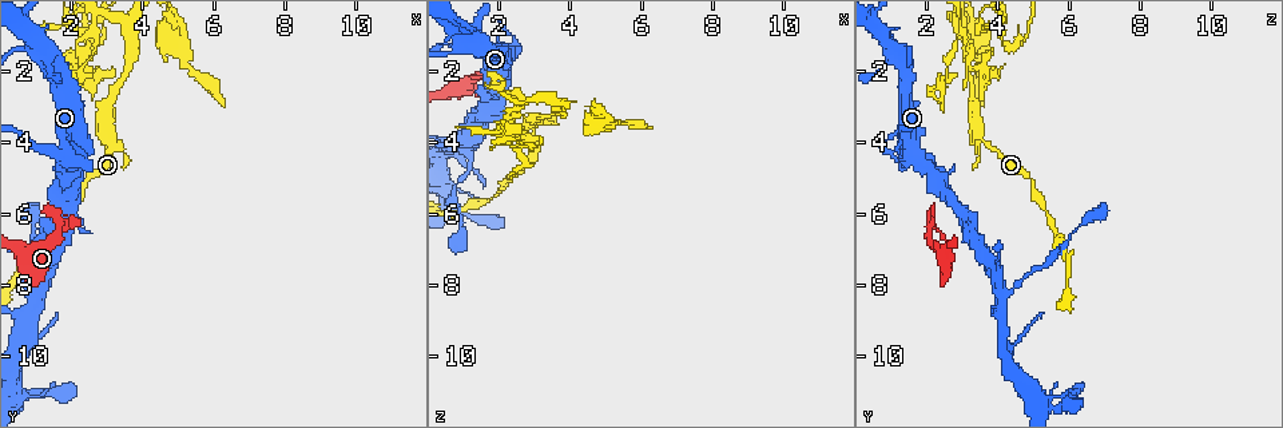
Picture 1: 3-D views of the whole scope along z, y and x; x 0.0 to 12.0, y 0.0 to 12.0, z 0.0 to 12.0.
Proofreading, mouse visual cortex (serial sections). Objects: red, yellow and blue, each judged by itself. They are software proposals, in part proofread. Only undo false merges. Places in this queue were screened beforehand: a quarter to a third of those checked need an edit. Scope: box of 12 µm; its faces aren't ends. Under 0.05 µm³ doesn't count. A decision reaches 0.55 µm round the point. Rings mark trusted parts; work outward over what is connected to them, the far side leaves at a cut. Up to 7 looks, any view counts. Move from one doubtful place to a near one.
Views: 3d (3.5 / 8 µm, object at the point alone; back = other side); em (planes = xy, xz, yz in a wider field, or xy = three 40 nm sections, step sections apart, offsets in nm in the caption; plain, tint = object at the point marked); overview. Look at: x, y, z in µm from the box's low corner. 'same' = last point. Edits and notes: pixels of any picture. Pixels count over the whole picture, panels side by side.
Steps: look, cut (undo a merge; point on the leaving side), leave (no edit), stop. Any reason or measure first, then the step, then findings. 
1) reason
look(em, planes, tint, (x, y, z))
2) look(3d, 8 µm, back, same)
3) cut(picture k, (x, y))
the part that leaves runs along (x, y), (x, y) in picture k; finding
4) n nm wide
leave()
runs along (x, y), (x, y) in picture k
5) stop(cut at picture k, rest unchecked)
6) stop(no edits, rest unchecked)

abrupt turn
look(3d, 3.5 µm, (1.7, 6.5, 2.1))

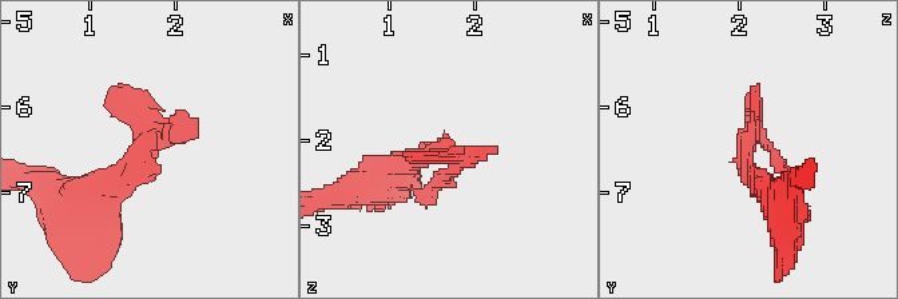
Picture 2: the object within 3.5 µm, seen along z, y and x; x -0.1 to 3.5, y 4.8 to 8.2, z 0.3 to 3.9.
look(em, xy, step 1, tint, (1.70, 6.45, 2.10))

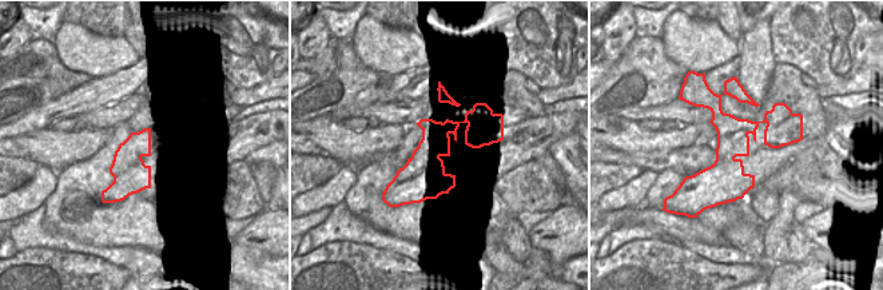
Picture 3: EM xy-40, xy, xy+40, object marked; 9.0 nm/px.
another direction
look(em, xy, step 5, tint, same)

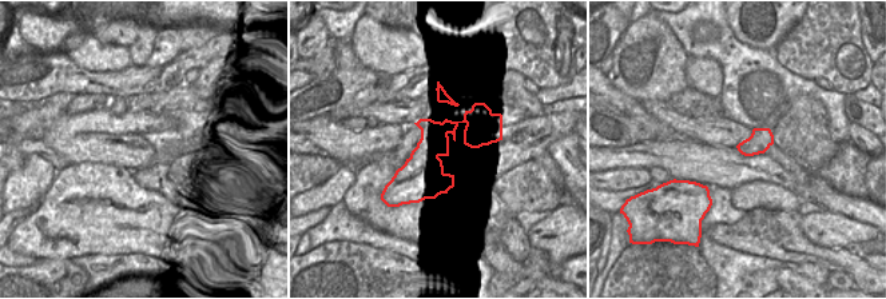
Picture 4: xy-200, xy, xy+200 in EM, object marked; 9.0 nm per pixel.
cut(picture 2, (473, 150))
the part that leaves runs along (441, 146), (457, 166), (424, 194), (408, 190) in picture 2; a second cell is stuck on

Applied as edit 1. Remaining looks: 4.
see it whole again
look(overview)

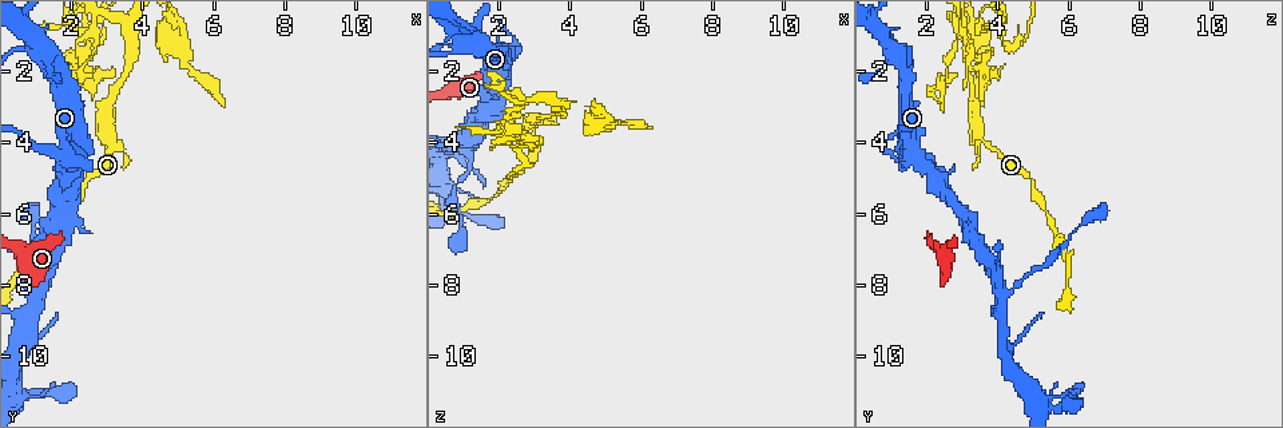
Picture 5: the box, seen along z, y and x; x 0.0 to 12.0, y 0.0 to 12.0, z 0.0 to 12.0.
abrupt turn
look(3d, 3.5 µm, (1.9, 4.5, 1.4))

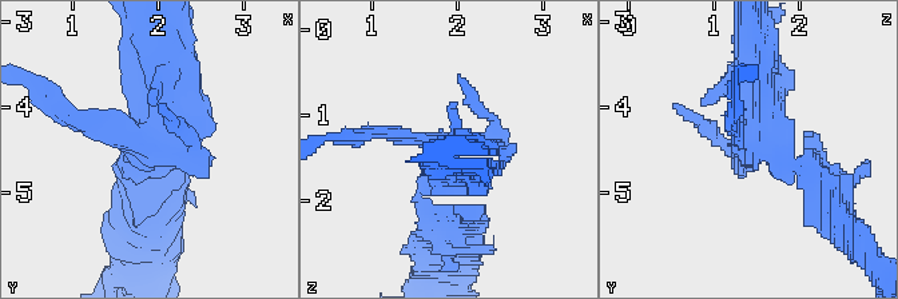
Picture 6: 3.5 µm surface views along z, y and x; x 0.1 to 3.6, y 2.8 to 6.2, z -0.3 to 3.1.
look(em, xy, step 5, tint, (1.90, 4.50, 1.35))

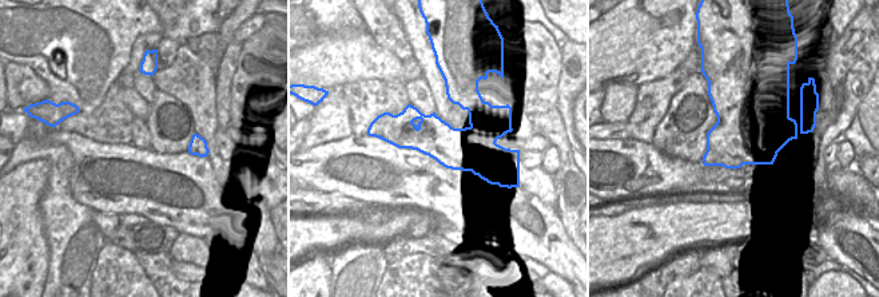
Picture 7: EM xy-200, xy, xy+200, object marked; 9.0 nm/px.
cut(picture 6, (102, 116))
the part that leaves runs along (148, 131), (75, 123), (38, 83) in picture 6; two cells meet here

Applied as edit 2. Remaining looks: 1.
stop(cut at picture 2, cut at picture 6, rest unchecked)

